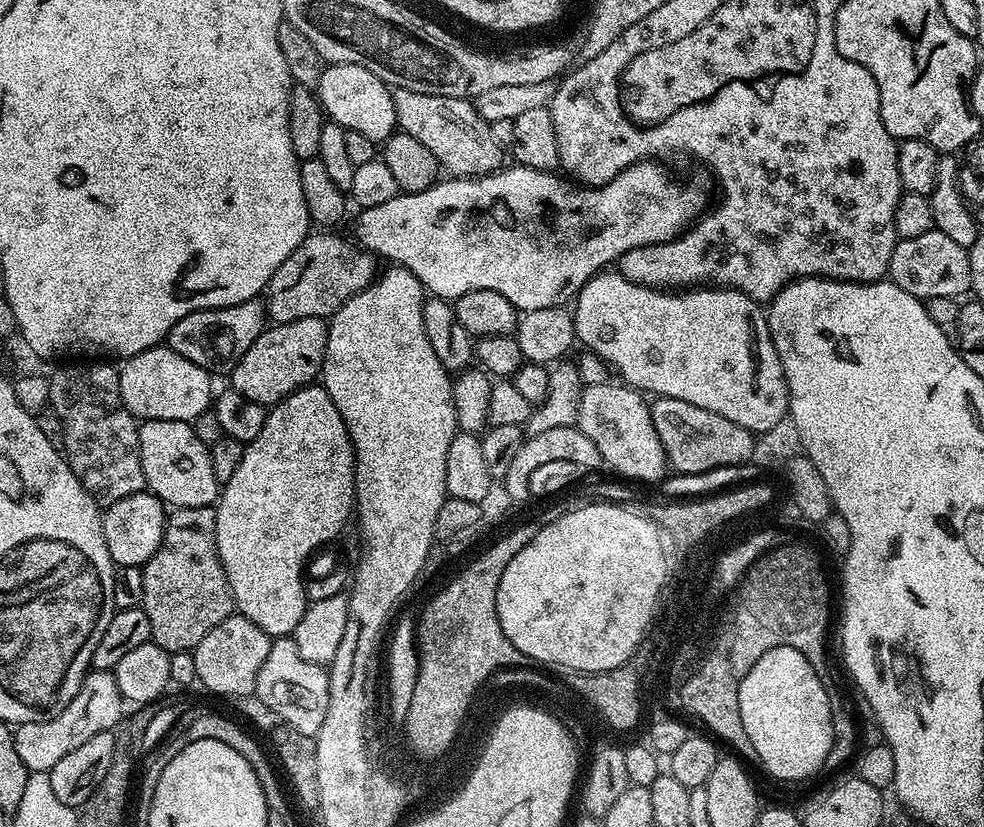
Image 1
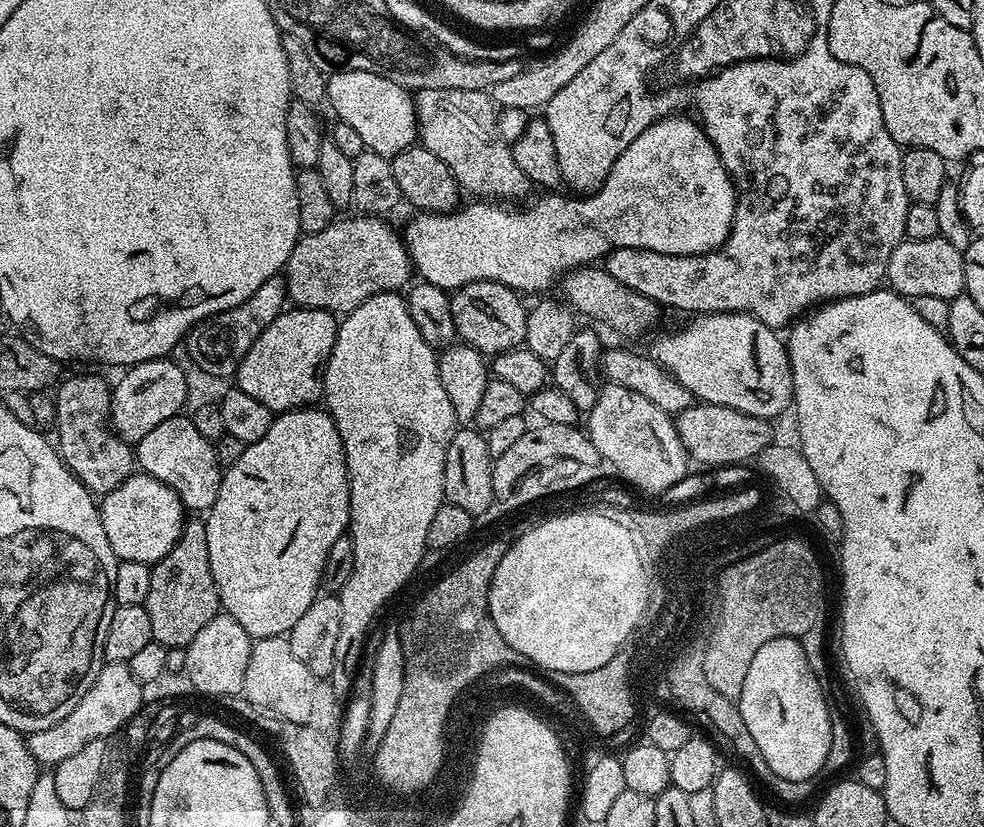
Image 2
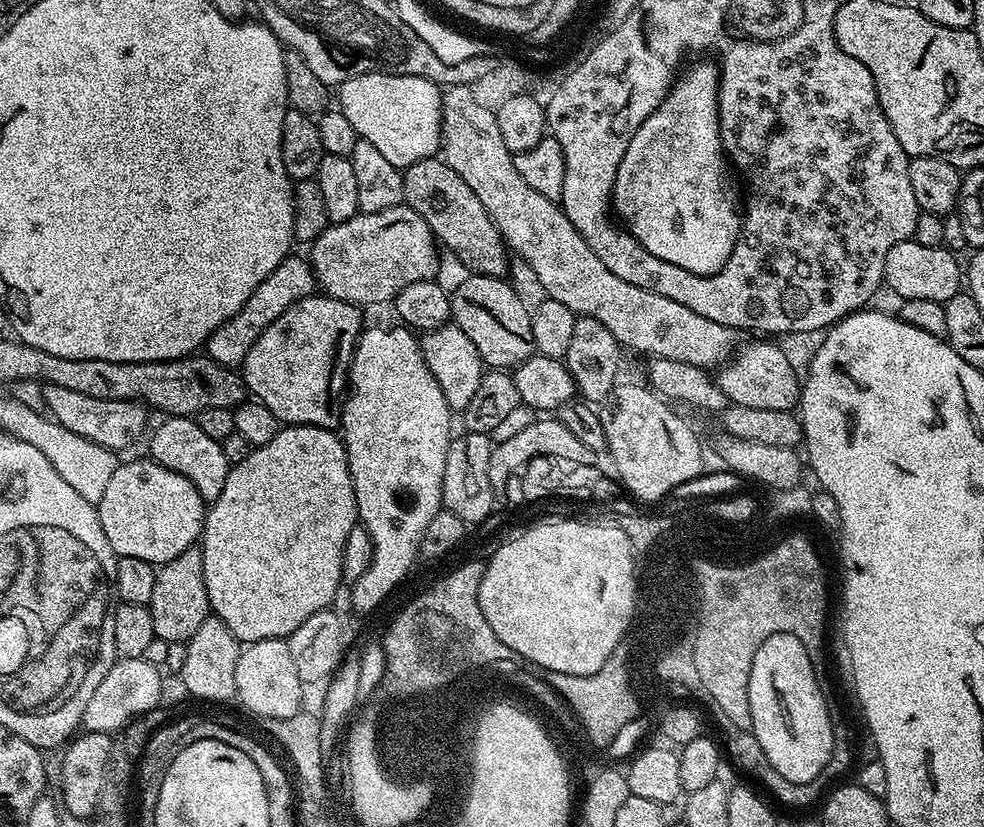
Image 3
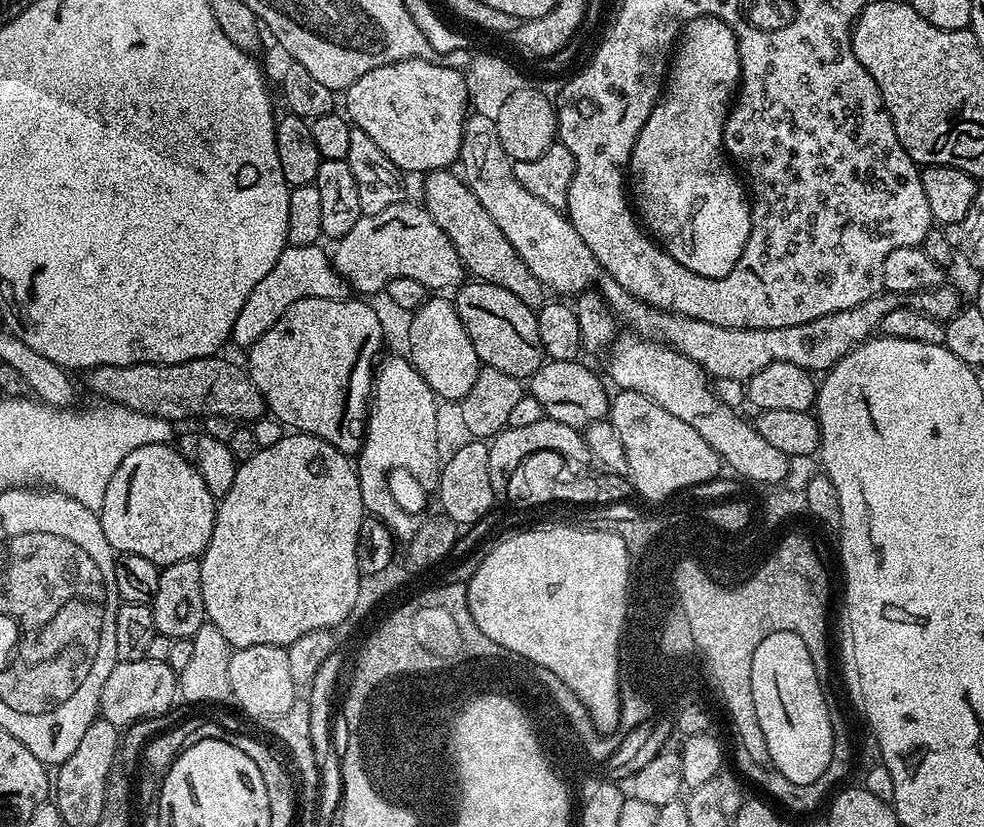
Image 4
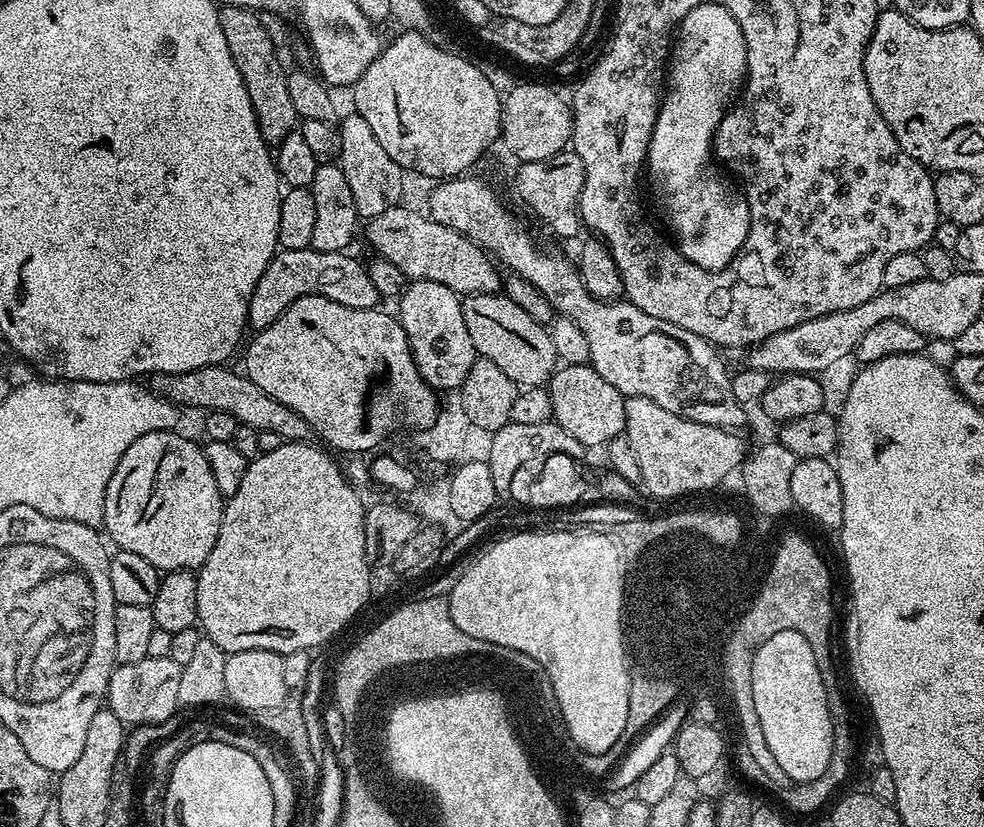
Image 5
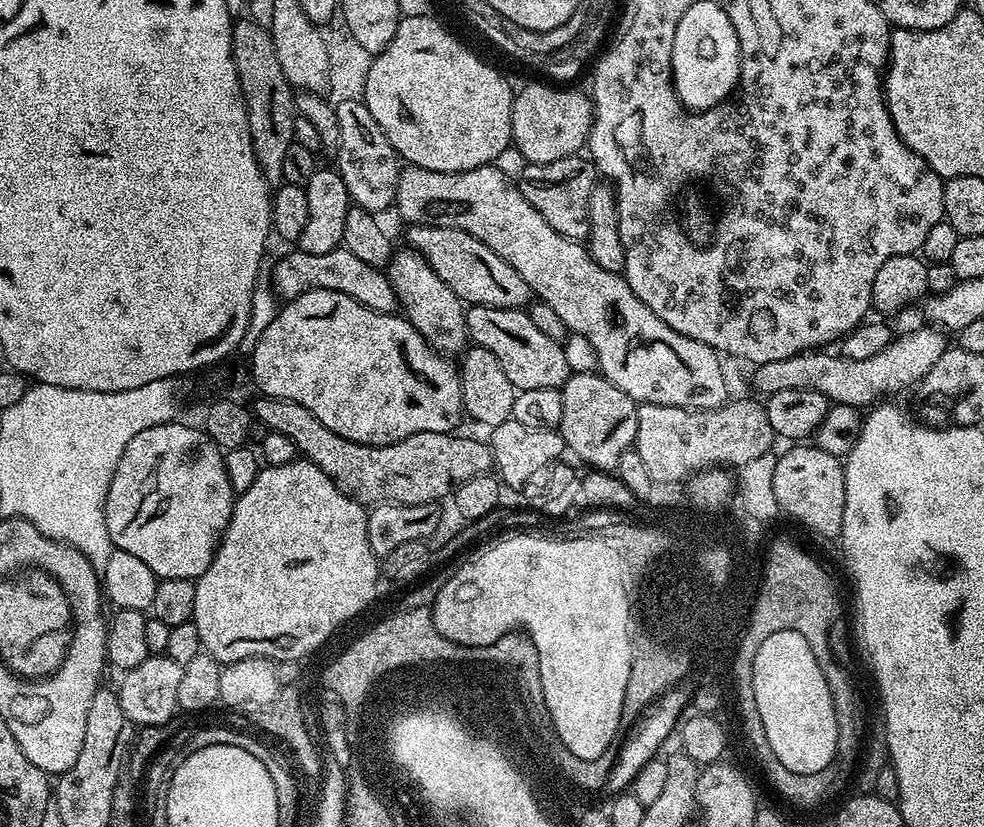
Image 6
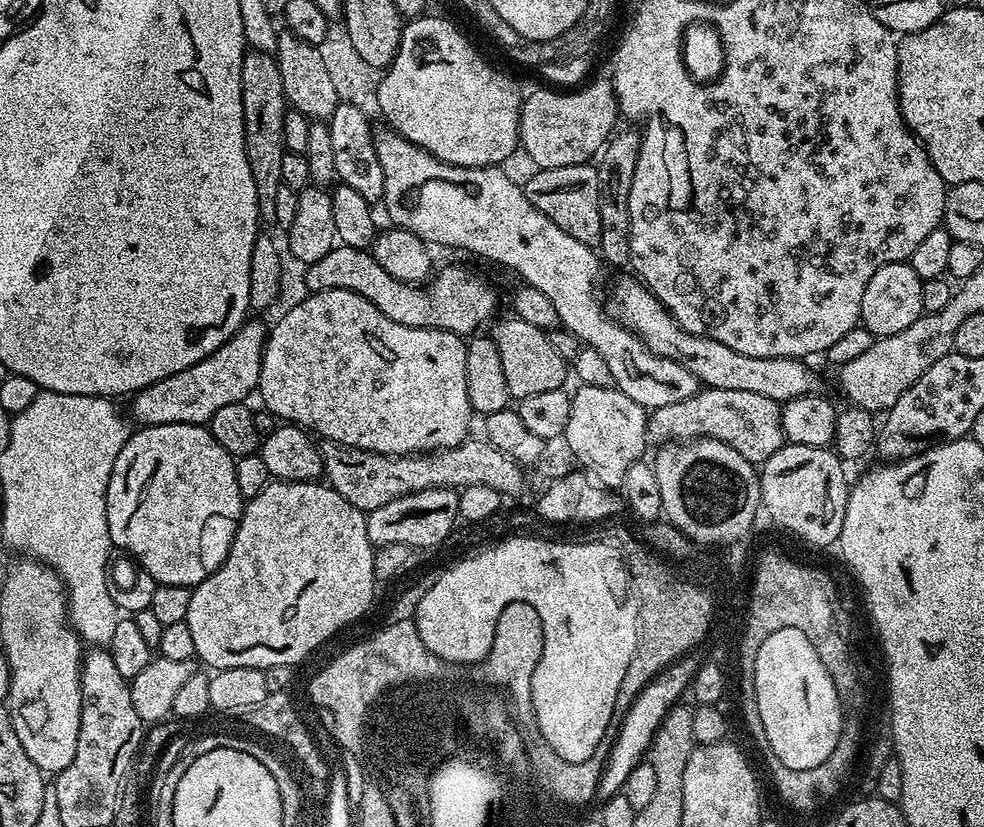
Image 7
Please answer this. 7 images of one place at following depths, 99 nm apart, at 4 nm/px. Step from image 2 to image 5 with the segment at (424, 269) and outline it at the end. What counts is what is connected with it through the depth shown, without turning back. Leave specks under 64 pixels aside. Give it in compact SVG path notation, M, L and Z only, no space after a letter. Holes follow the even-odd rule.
M711 2L694 6L682 18L675 33L670 63L666 68L666 91L658 105L654 130L648 143L646 180L652 183L656 191L660 212L672 231L671 239L687 260L708 274L724 271L724 267L740 253L740 247L746 242L746 234L750 230L750 210L743 191L731 179L724 180L725 173L714 159L716 127L720 125L734 97L741 91L746 79L746 66L746 42L730 10Z

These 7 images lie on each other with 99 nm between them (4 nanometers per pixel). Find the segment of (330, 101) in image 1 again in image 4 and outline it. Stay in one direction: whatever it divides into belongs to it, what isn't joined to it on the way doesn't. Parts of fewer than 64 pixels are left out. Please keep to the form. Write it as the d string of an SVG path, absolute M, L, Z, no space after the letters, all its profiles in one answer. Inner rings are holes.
M403 60L402 62L394 62L386 66L378 66L378 70L370 70L370 74L362 74L362 78L358 78L358 82L354 82L346 89L342 96L342 108L349 121L355 127L361 128L366 134L370 134L370 138L374 138L375 144L382 149L382 154L386 154L386 158L390 158L390 162L394 162L394 166L398 166L401 173L420 172L419 174L427 174L448 170L459 161L462 134L464 133L464 121L470 115L467 83L464 80L464 72L461 69L451 68L447 63L439 62L436 64L429 60Z

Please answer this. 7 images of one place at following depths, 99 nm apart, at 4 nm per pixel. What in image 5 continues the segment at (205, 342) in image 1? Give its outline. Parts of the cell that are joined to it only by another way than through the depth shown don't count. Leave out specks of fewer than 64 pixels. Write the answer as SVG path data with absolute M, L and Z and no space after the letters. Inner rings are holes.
M313 248L302 250L280 250L273 256L262 278L250 294L247 327L259 330L270 326L291 304L303 296L330 298L330 302L342 302L342 306L354 306L358 310L377 307L382 298L370 282L370 274L363 263L359 264L347 251L319 252Z

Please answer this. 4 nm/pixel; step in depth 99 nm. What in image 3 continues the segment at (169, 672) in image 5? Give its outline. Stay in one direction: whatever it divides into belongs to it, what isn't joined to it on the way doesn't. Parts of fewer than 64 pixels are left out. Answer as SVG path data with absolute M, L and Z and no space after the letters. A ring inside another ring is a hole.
M144 657L117 659L110 666L106 678L94 690L90 702L86 705L86 714L82 714L81 725L84 732L119 733L133 719L154 710L161 703L160 695L164 692L164 684L160 681L161 669L151 664Z

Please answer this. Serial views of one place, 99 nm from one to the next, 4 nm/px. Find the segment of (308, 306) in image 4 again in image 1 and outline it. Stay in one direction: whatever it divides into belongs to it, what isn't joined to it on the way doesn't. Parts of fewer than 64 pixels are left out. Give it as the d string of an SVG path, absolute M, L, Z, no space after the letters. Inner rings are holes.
M319 316L265 327L258 342L242 354L242 362L238 362L230 374L231 391L265 406L279 404L290 393L313 383L321 375L327 341L328 325Z

